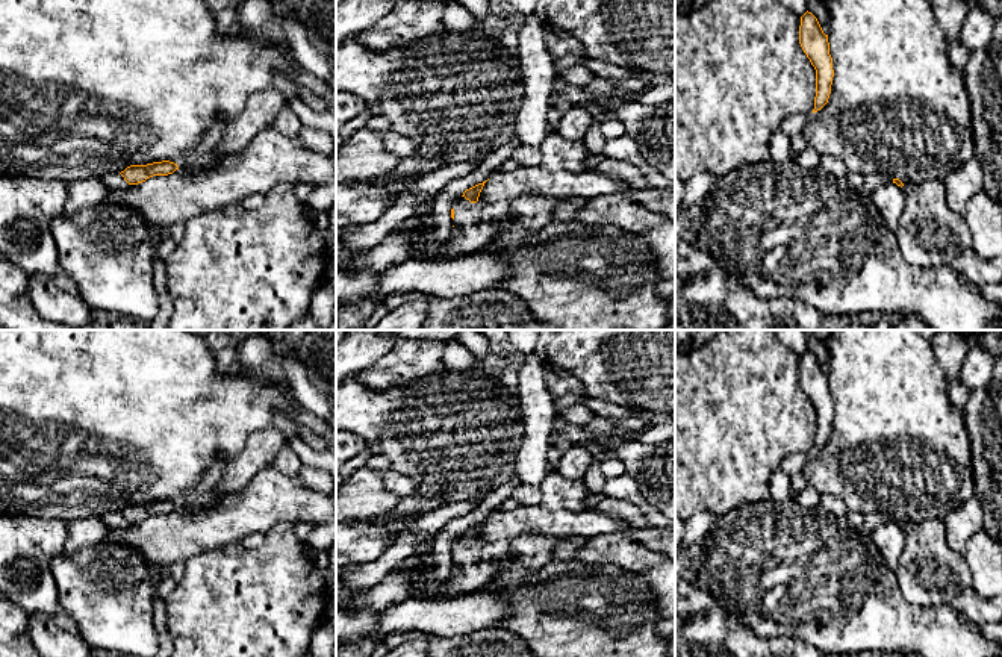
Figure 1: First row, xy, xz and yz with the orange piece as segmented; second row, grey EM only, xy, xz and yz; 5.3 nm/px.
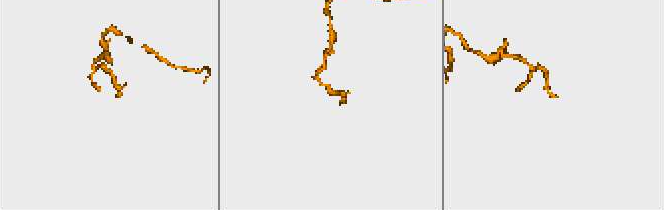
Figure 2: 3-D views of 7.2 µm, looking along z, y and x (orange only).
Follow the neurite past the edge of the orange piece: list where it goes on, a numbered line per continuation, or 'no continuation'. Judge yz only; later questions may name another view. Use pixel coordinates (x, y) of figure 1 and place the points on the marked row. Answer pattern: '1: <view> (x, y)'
no continuation

